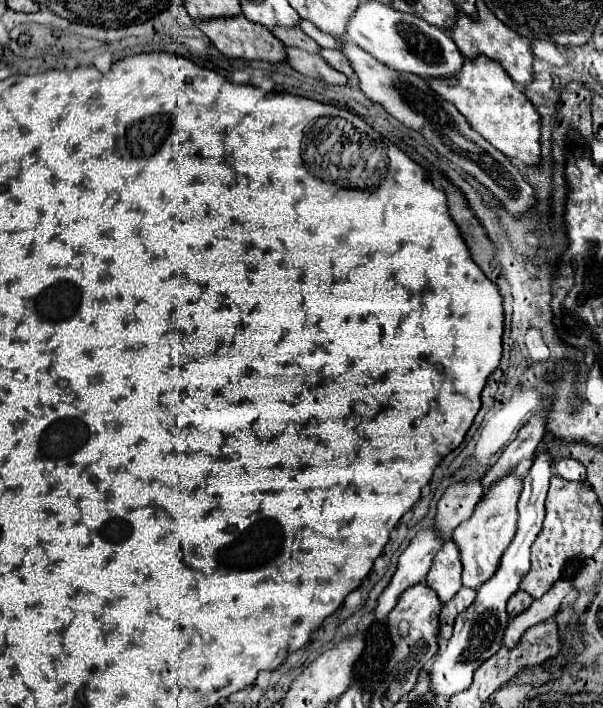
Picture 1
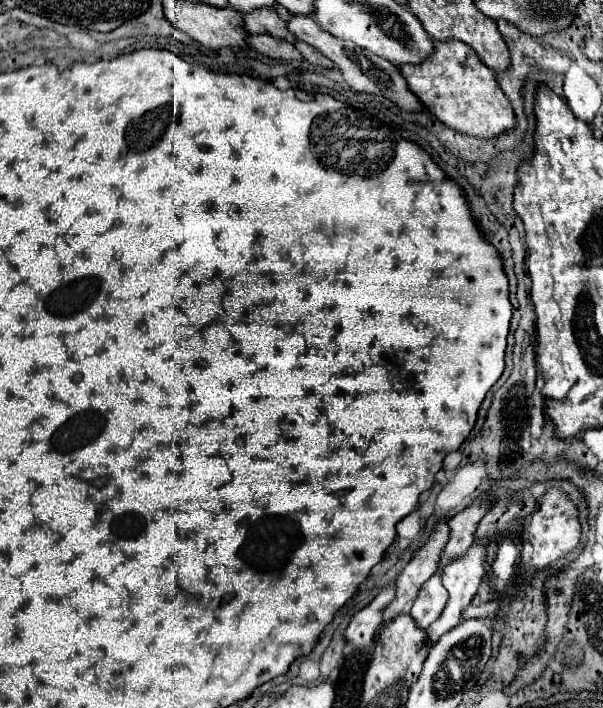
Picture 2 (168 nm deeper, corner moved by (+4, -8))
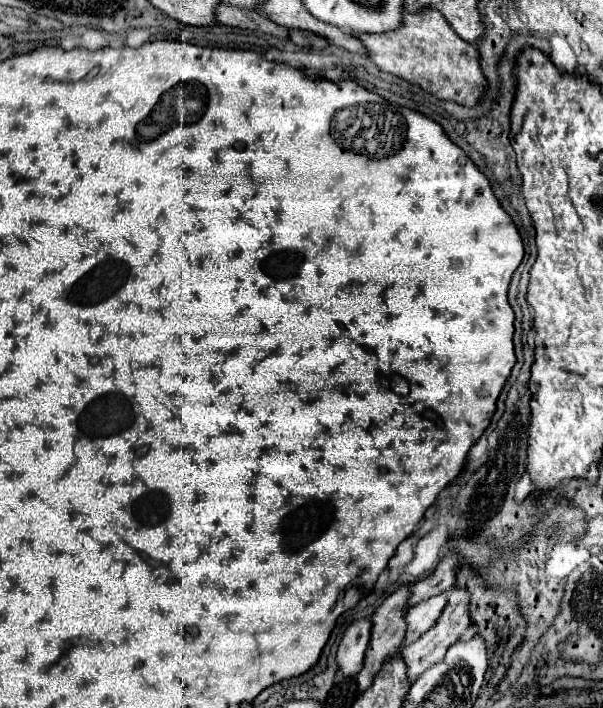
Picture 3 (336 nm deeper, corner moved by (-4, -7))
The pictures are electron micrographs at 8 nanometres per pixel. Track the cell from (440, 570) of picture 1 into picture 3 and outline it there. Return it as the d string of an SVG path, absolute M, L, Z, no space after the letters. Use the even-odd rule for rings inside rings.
M437 594L435 598L429 598L429 600L423 600L421 604L415 604L411 606L411 610L407 612L407 632L405 632L405 640L403 640L403 646L415 642L423 632L427 632L435 622L437 618L441 616L443 608L445 608L445 594Z

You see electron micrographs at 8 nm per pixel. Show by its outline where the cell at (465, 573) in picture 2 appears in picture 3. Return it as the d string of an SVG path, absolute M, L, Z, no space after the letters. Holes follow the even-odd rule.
M451 590L447 606L441 612L441 618L435 622L435 626L431 626L419 640L415 640L413 644L401 648L401 656L407 664L407 680L413 682L417 680L417 676L421 676L421 672L429 670L433 664L441 662L441 658L445 658L445 652L461 638L461 634L471 626L469 620L469 592L467 590Z

